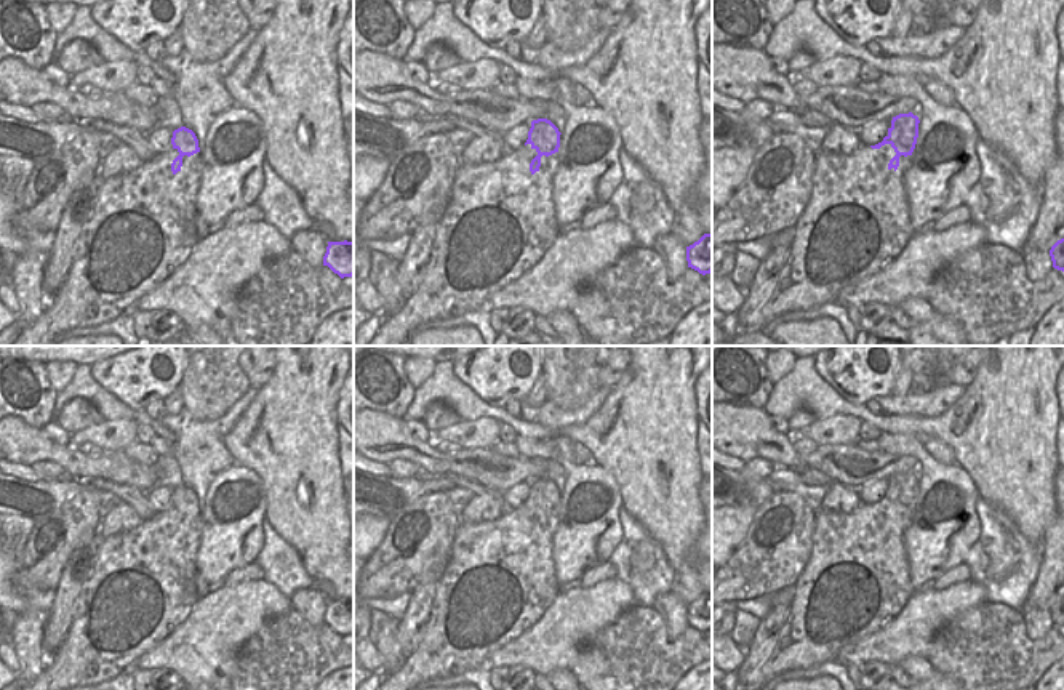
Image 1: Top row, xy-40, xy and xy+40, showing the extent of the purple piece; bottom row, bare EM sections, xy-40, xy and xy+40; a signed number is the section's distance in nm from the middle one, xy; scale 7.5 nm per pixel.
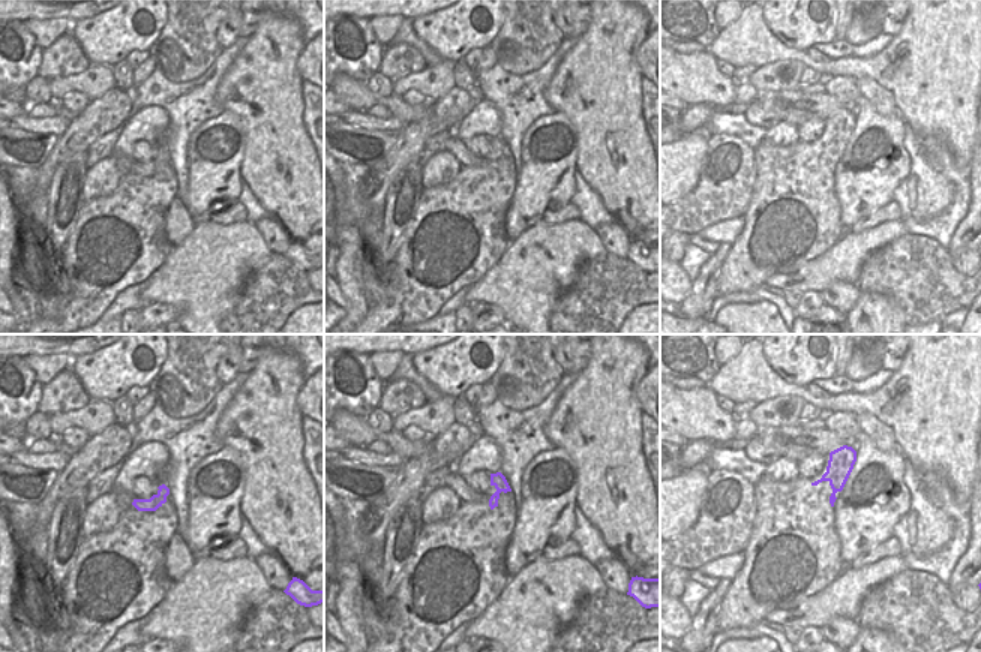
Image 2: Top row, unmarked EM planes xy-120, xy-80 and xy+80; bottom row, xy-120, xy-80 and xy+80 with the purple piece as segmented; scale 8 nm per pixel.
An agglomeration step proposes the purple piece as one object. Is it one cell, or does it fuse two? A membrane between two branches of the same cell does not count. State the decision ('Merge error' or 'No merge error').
Merge error

